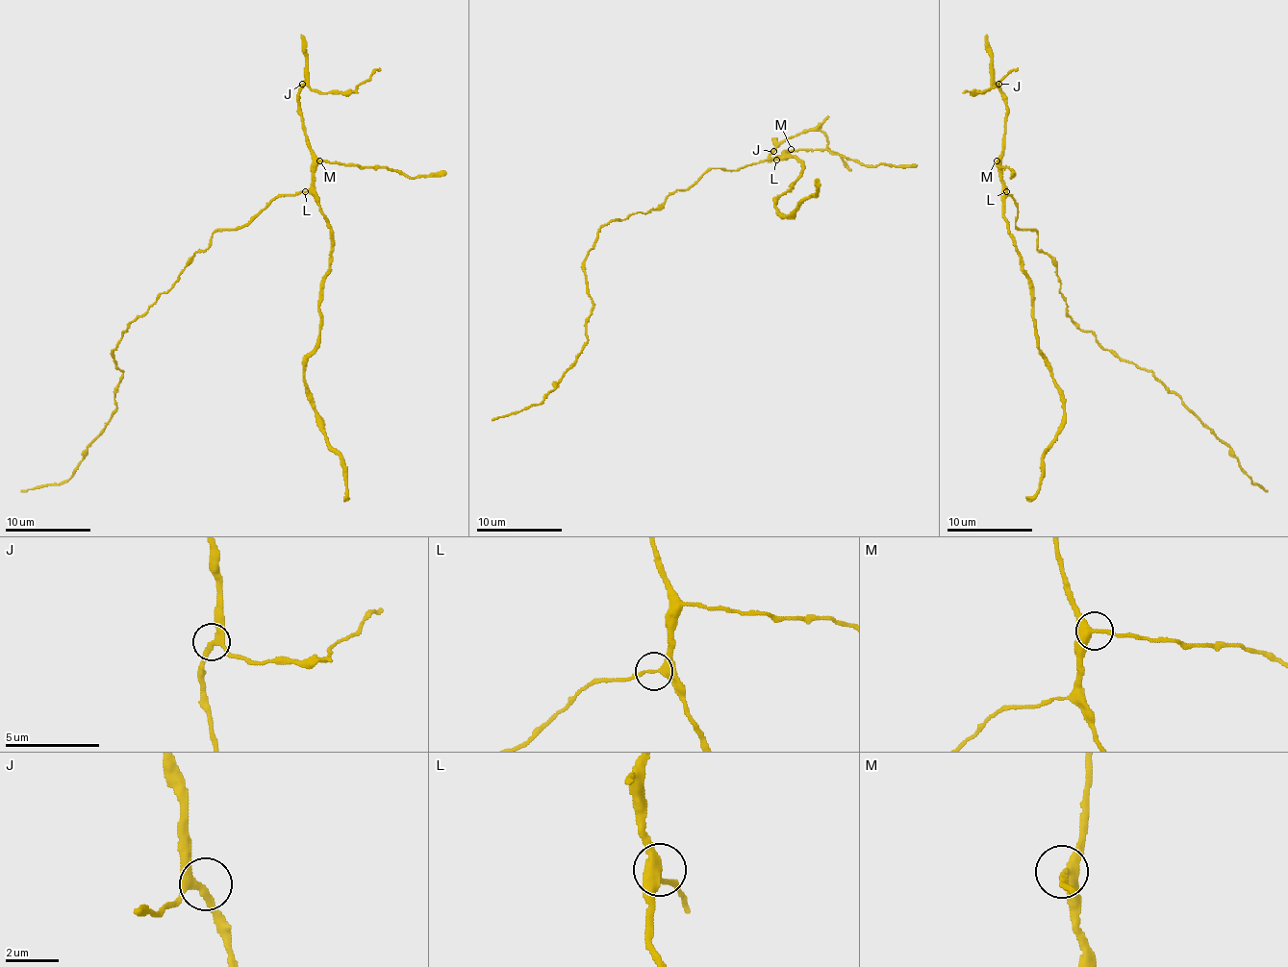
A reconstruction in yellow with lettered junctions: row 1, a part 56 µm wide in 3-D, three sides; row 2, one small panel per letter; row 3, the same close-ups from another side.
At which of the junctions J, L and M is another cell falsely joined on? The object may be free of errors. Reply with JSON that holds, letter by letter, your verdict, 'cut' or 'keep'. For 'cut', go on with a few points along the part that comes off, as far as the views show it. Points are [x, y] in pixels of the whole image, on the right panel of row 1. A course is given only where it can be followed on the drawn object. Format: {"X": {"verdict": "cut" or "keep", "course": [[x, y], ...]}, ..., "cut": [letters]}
{"J": {"verdict": "keep"}, "L": {"verdict": "keep"}, "M": {"verdict": "keep"}, "cut": []}

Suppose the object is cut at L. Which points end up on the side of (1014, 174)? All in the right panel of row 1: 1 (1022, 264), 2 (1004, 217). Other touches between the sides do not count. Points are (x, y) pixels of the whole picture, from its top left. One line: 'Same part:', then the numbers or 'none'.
Same part: 1, 2

